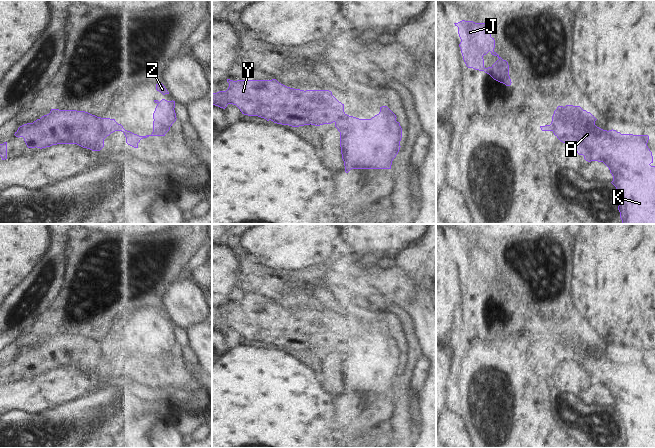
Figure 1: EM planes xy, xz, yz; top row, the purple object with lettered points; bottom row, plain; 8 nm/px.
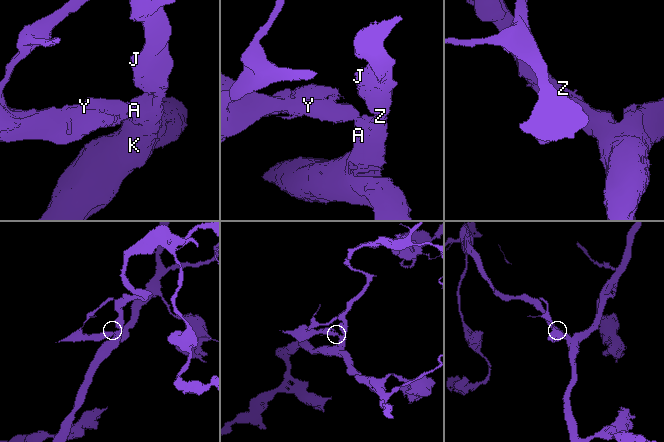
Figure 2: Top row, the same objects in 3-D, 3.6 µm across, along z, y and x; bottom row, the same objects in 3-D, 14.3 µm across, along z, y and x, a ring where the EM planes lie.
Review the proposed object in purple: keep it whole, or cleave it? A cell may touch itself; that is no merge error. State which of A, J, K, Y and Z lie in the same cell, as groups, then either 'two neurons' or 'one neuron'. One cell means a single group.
groups A J K Z / Y; two neurons

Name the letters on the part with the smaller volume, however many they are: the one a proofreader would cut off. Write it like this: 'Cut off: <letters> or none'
Cut off: Y

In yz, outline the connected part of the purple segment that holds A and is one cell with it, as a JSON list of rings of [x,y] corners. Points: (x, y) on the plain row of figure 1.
[[[558,330],[552,340],[551,355],[563,367],[583,379],[588,386],[603,386],[613,400],[617,413],[618,434],[622,448],[655,448],[655,390],[647,370],[648,359],[621,358],[595,349],[597,343],[580,330]]]

